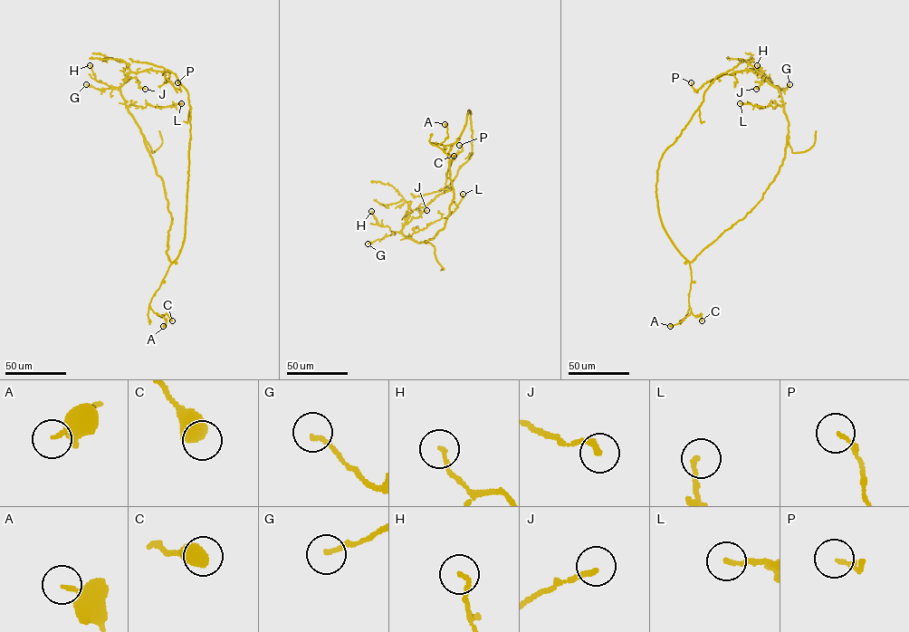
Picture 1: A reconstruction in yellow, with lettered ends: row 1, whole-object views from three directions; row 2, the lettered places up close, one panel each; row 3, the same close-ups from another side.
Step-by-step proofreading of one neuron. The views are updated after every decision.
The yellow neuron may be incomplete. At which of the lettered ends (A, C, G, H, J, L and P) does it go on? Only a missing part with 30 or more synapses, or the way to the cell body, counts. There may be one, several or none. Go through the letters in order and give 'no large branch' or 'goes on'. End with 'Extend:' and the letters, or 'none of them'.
A: no large branch
C: no large branch
G: no large branch
H: no large branch
J: no large branch
L: no large branch
P: no large branch
Extend: none of them

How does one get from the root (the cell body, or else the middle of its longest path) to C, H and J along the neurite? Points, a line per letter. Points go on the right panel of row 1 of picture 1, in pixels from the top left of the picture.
C: (718, 237), (690, 263), (689, 305), (693, 315), (702, 314), (702, 320)
H: (718, 237), (761, 198), (785, 155), (789, 123), (779, 86), (757, 65)
J: (718, 237), (741, 220), (761, 198), (784, 158), (789, 123), (782, 98), (779, 90), (764, 77), (756, 89)

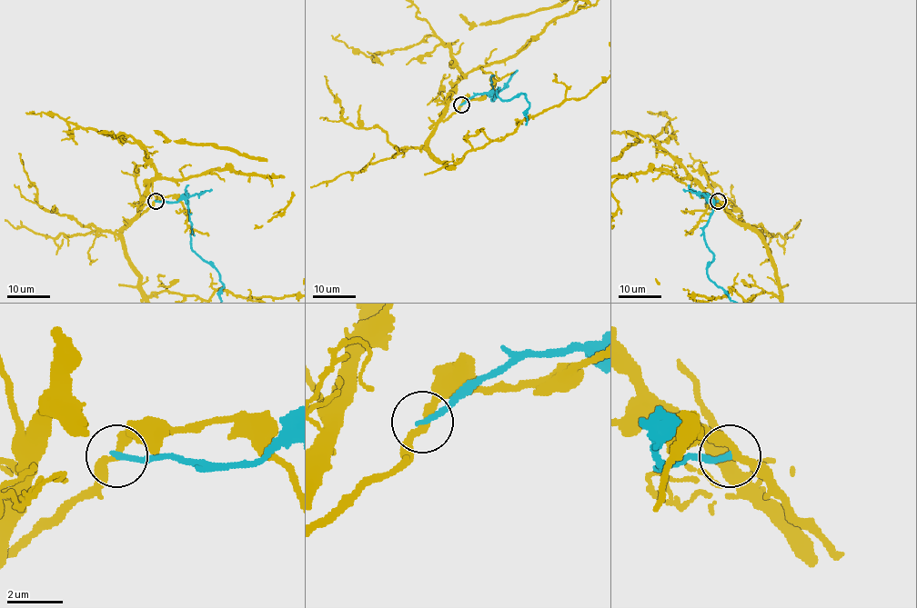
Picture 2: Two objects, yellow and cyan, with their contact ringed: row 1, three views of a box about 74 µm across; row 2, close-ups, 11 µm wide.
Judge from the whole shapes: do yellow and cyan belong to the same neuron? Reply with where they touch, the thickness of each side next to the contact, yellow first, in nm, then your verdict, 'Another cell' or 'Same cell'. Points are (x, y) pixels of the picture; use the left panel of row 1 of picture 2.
Place: (156, 201). Thickness 280 nm (yellow) against 200 nm. Another cell

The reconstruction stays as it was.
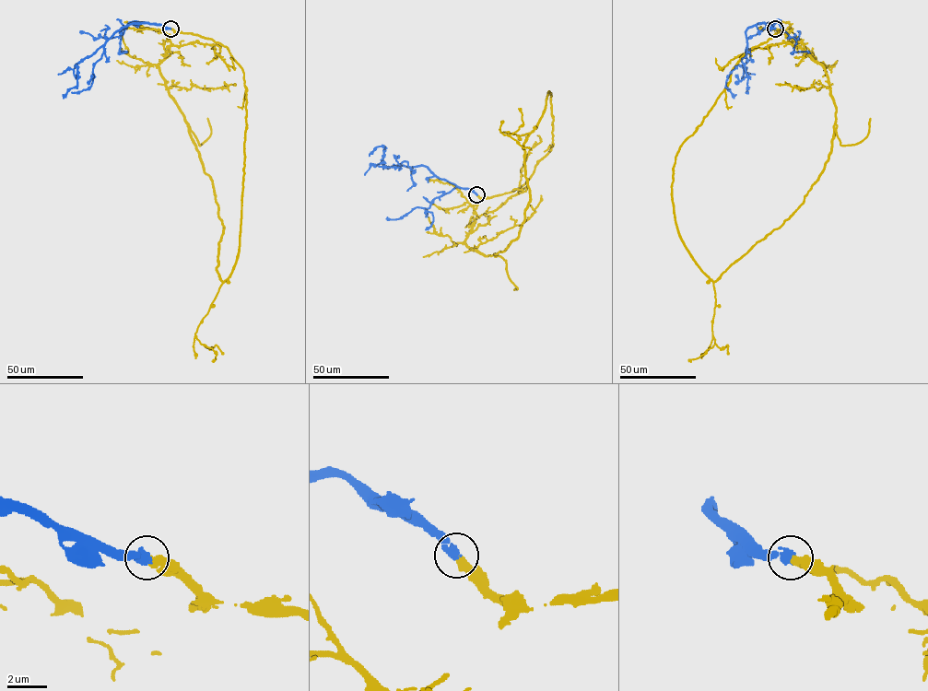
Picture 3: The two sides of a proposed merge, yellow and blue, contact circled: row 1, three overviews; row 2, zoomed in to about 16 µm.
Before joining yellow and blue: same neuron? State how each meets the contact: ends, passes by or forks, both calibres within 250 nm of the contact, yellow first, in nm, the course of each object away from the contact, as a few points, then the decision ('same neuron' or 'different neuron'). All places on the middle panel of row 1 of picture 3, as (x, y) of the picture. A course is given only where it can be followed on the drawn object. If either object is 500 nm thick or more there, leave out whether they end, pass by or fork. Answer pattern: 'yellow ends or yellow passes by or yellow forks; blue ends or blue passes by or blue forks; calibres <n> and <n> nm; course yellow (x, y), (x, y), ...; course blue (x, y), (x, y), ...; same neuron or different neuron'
yellow ends; blue ends; calibres 440 and 480 nm; course yellow (476, 194), (550, 150), (549, 91), (524, 220), (491, 255), (465, 240), (537, 135); course blue (476, 194), (440, 179), (426, 167), (385, 166), (381, 162), (383, 146), (377, 146), (370, 156); same neuron

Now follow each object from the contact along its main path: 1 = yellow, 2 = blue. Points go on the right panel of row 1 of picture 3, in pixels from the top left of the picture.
1: (775, 29), (675, 157), (678, 235), (714, 281), (804, 201), (836, 110), (798, 45), (715, 58)
2: (775, 29), (765, 23), (746, 29), (746, 62), (732, 71), (726, 81), (726, 87), (734, 96), (735, 94)

